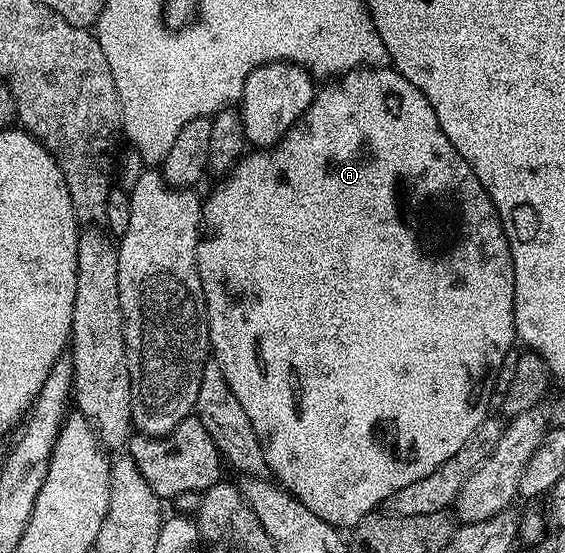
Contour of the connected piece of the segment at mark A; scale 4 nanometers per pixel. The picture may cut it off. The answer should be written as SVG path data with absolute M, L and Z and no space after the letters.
M365 66L356 68L353 72L345 72L335 82L319 89L316 97L312 99L312 105L304 112L304 119L294 125L290 131L273 148L267 150L252 150L241 156L240 161L234 165L231 172L219 181L220 184L208 200L202 204L202 224L206 231L200 237L200 245L196 251L196 265L198 274L202 278L202 290L206 298L206 310L208 311L208 333L212 343L211 351L214 353L215 363L219 364L222 374L226 374L226 382L230 382L230 390L234 390L234 398L242 405L246 418L250 418L250 426L254 426L254 434L258 434L258 442L264 451L264 462L267 471L278 481L280 487L288 489L297 500L302 501L306 510L314 510L322 522L330 522L335 528L351 530L356 527L362 518L366 518L381 507L383 502L391 501L392 496L402 486L410 486L410 482L418 482L418 478L426 478L434 474L442 462L446 462L478 430L478 426L490 414L488 408L492 404L492 396L496 392L496 379L498 370L506 358L508 352L513 351L514 341L517 339L516 327L514 326L514 262L510 254L508 239L504 233L504 227L496 207L486 194L482 182L474 174L474 170L454 150L450 138L442 134L442 126L438 126L438 114L430 106L426 94L414 86L401 72L397 72L391 66Z

